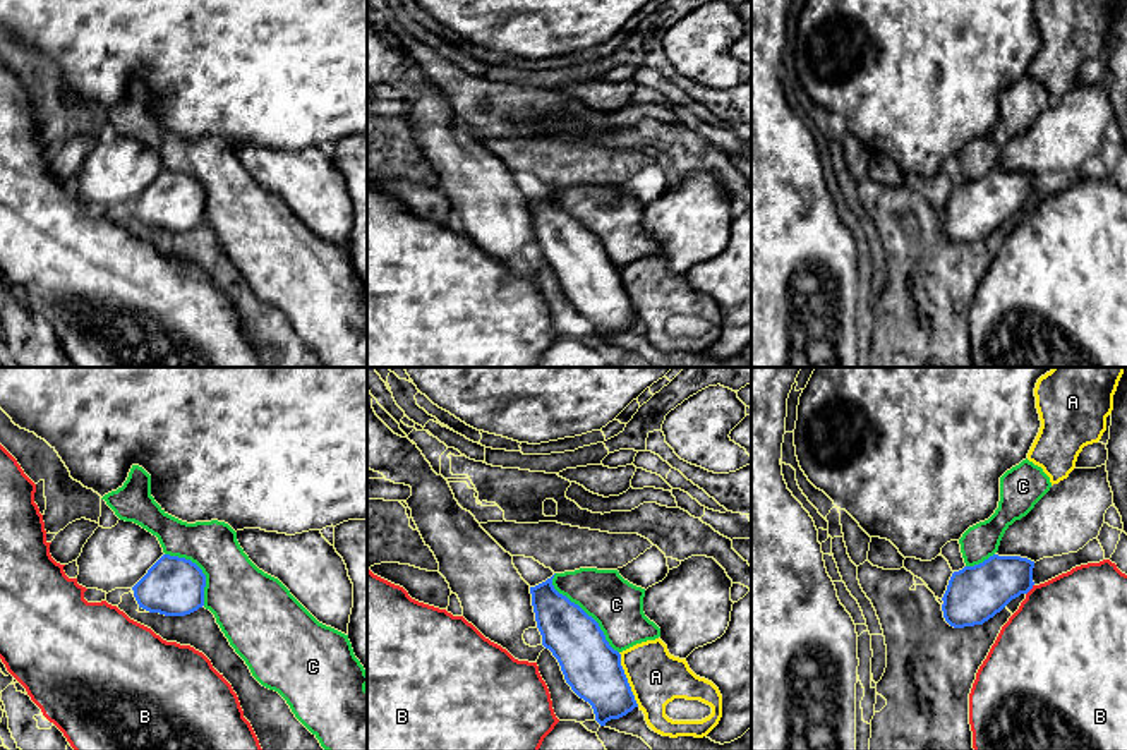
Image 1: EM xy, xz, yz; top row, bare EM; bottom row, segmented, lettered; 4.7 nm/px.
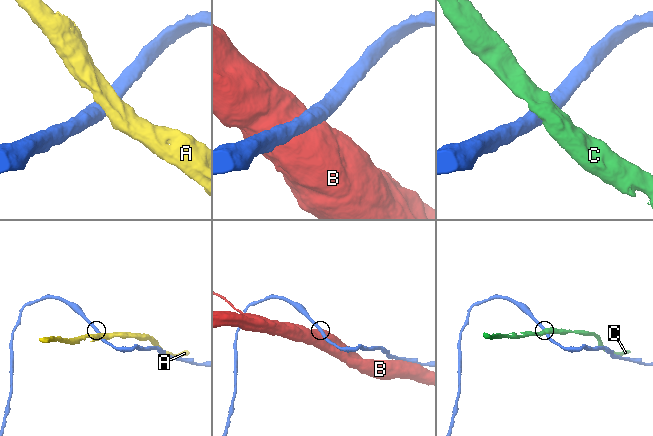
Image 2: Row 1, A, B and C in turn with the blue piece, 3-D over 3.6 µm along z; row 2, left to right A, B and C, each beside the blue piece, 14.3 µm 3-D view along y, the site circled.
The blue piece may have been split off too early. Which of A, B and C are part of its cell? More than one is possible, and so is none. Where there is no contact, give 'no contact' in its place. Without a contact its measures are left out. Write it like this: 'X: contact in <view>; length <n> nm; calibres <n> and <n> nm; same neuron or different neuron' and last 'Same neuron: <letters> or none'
A: contact in xz; length 280 nm; calibres 280 and 260 nm; different neuron
B: contact in yz; length 70 nm; calibres 260 and 480 nm; different neuron
C: contact in xz; length 480 nm; calibres 260 and 240 nm; different neuron
Same neuron: none

